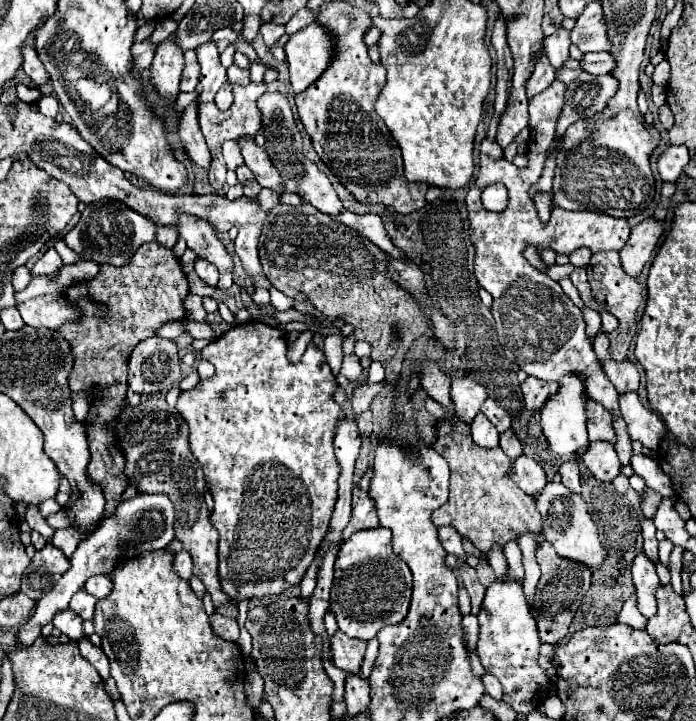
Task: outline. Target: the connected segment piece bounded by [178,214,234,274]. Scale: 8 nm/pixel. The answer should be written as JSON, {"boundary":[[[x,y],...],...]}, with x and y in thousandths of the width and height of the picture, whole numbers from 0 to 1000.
{"boundary":[[[261,297],[256,316],[259,330],[267,333],[270,344],[279,347],[284,355],[296,358],[299,363],[305,363],[316,380],[336,374],[333,355],[325,350],[322,338],[313,333],[307,316],[299,308],[273,297]]]}

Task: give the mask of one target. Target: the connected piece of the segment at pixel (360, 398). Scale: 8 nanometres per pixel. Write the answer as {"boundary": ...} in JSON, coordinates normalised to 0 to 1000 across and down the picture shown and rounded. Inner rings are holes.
{"boundary":[[[514,533],[509,541],[506,541],[506,549],[503,549],[503,558],[506,558],[506,571],[514,578],[520,571],[526,571],[537,555],[537,549],[552,538],[555,533],[537,533],[537,535],[529,535],[529,533]]]}

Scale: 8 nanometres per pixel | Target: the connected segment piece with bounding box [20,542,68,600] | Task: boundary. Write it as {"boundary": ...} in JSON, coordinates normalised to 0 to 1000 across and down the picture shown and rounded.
{"boundary":[[[66,755],[60,763],[52,766],[43,785],[34,791],[32,799],[32,821],[49,832],[57,832],[57,827],[69,824],[80,804],[98,791],[98,774],[89,763],[83,763],[78,755]]]}

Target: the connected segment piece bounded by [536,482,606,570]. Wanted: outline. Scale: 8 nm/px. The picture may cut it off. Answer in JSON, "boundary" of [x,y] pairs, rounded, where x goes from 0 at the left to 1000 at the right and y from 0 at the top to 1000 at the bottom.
{"boundary":[[[787,669],[784,677],[779,680],[779,685],[770,691],[770,702],[773,702],[773,710],[779,713],[779,724],[782,724],[779,743],[782,743],[782,749],[787,749],[796,757],[796,763],[807,774],[836,779],[851,791],[862,788],[865,777],[871,774],[871,766],[859,749],[856,727],[851,724],[851,718],[845,713],[845,702],[833,685],[819,685],[819,680],[807,677],[805,671]]]}

